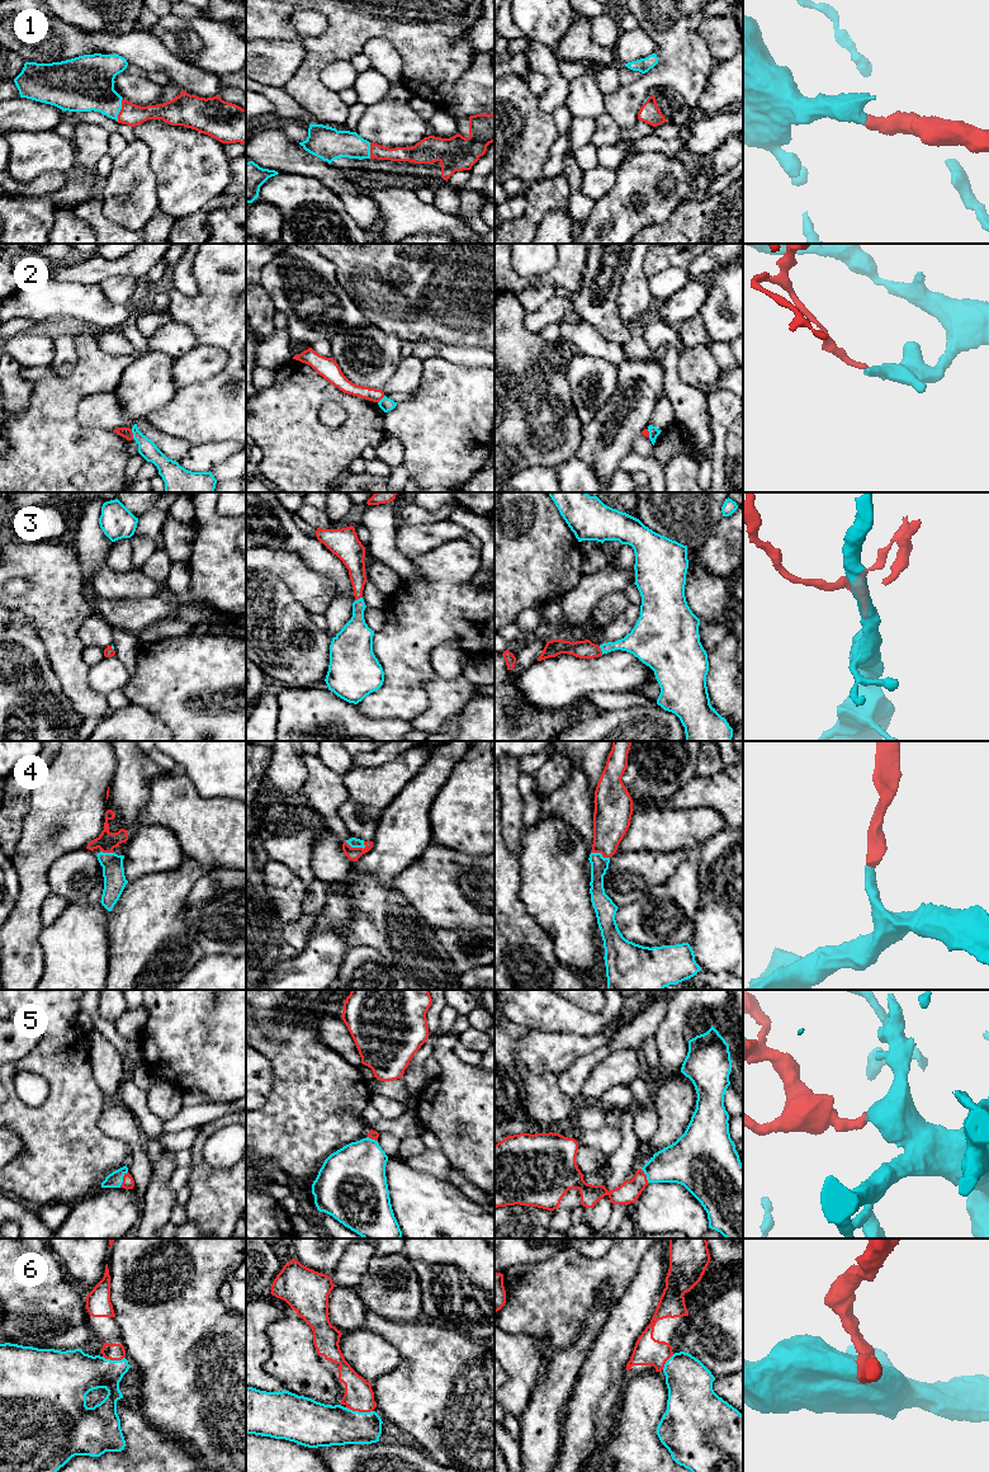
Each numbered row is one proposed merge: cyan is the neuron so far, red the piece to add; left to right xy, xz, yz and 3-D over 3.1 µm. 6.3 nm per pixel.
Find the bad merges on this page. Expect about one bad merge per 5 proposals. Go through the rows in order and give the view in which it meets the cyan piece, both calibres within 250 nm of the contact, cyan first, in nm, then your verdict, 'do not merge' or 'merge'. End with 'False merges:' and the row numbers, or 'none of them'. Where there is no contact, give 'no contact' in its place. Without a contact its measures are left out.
1: xy | 320/140 nm | merge
2: xy | 110/70 nm | do not merge
3: yz | 170/110 nm | merge
4: xz | 60/80 nm | merge
5: xy | 100/80 nm | merge
6: xz | 280/190 nm | merge
False merges: 2

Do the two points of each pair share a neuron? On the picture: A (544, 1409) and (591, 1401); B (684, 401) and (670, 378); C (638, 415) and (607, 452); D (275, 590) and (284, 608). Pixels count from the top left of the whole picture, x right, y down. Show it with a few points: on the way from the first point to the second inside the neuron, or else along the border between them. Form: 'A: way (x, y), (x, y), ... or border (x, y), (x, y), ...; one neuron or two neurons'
A: border (576, 1377), (572, 1393), (564, 1405), (562, 1419); two neurons
B: way (681, 396), (672, 383); one neuron
C: way (629, 424), (616, 437), (615, 443); one neuron
D: way (275, 594), (275, 599), (280, 604); one neuron

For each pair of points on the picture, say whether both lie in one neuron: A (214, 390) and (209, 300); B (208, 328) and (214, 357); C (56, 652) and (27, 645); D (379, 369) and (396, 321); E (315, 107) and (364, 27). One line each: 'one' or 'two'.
A: one
B: two
C: two
D: two
E: one

